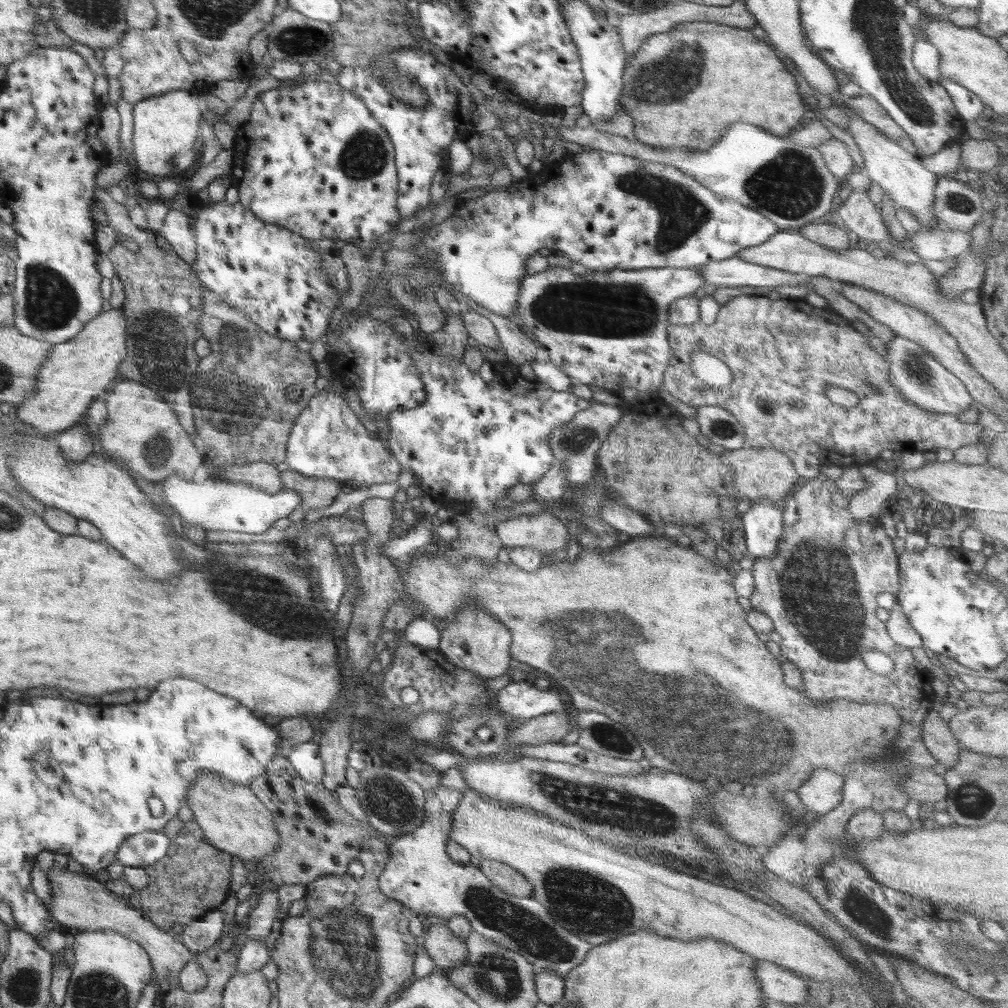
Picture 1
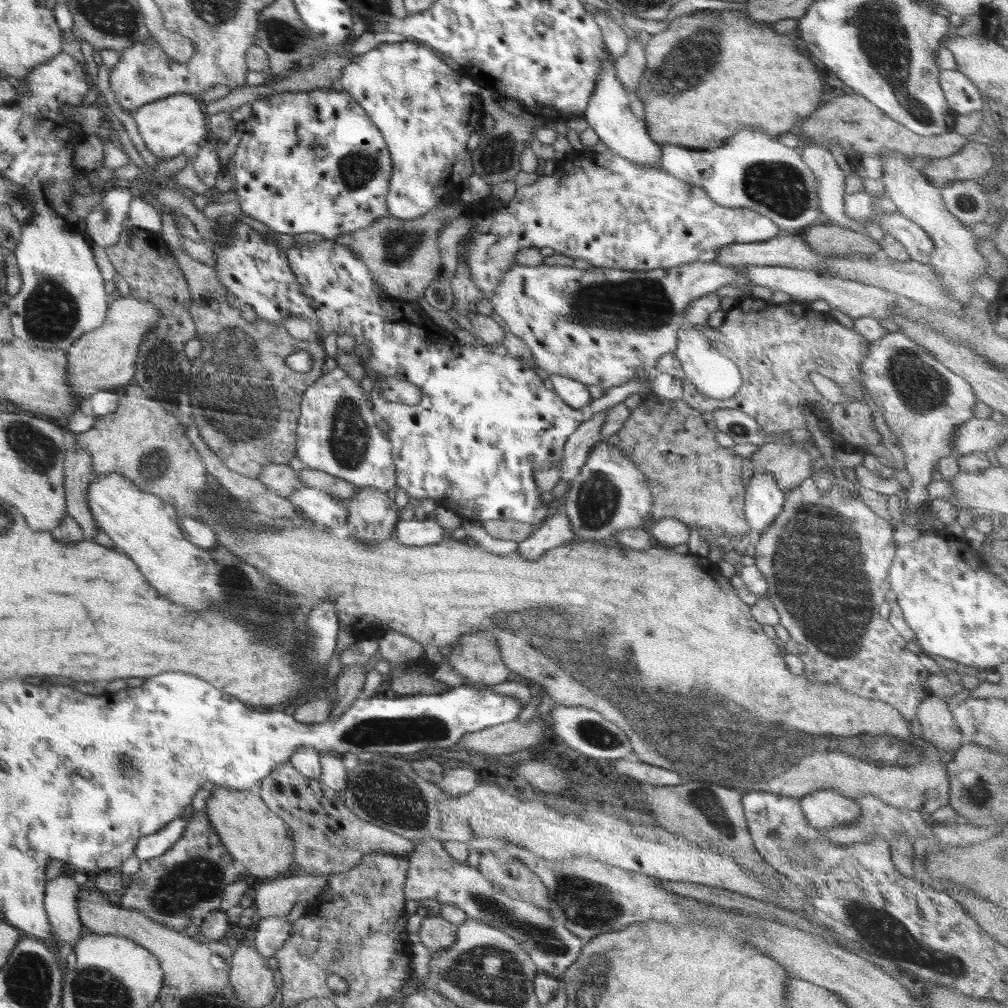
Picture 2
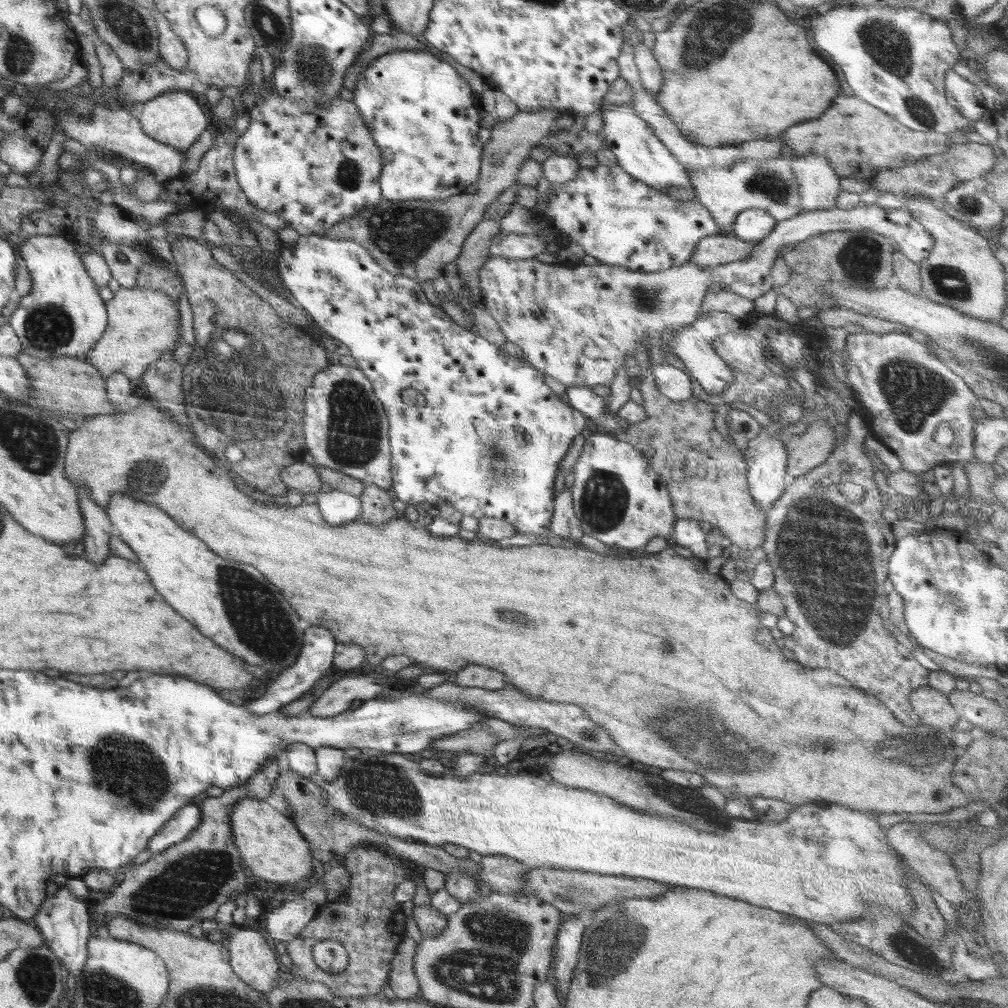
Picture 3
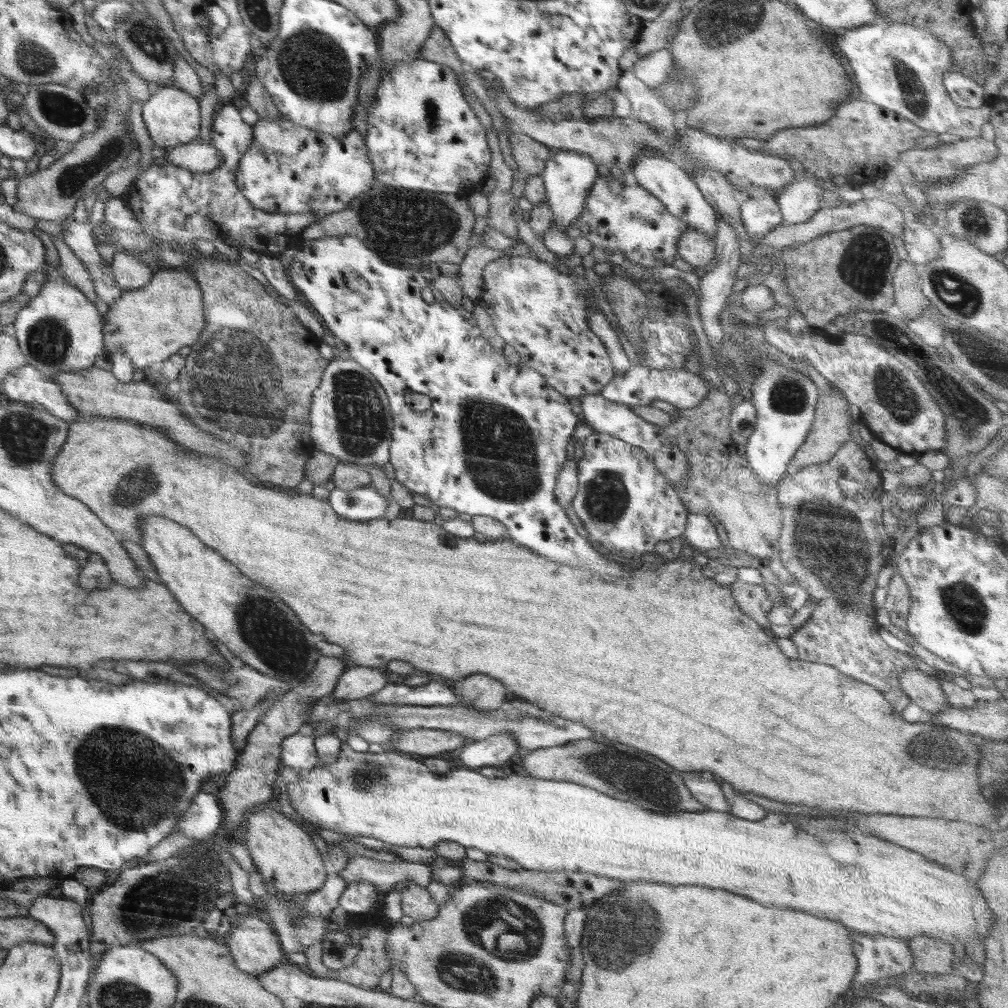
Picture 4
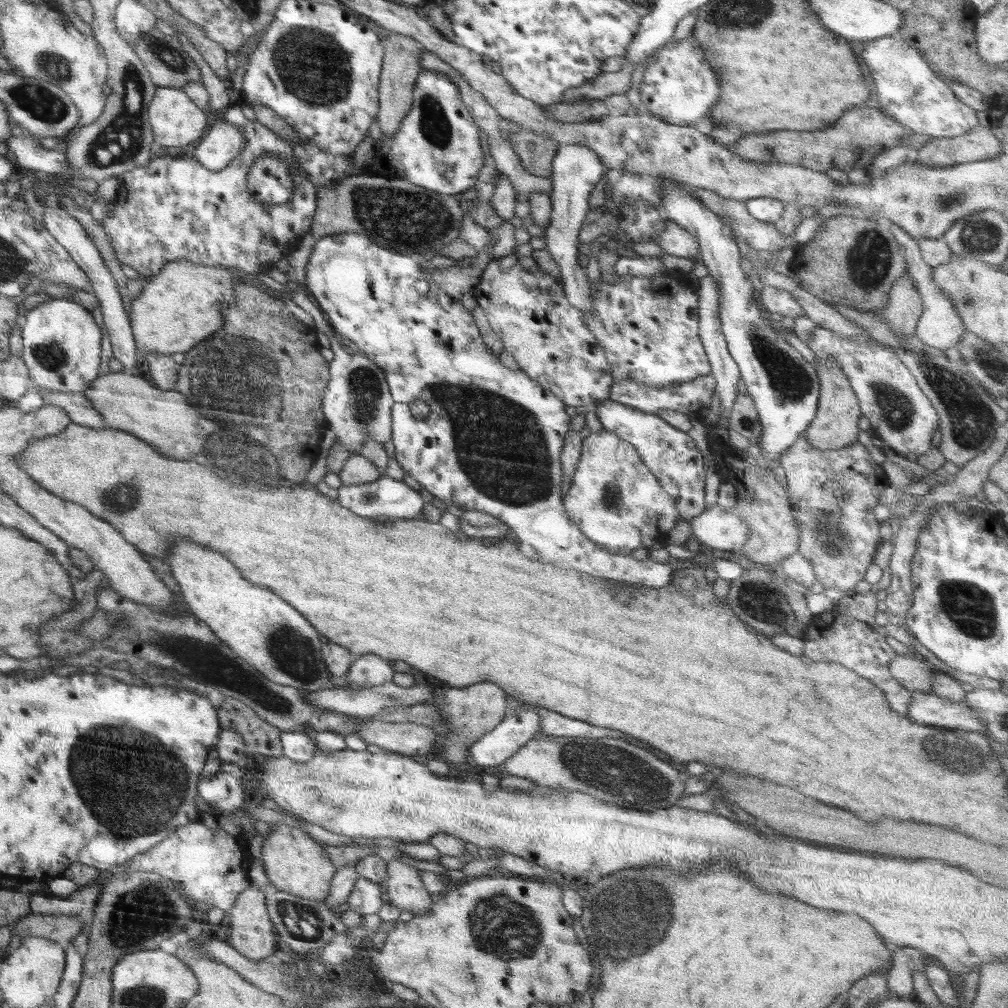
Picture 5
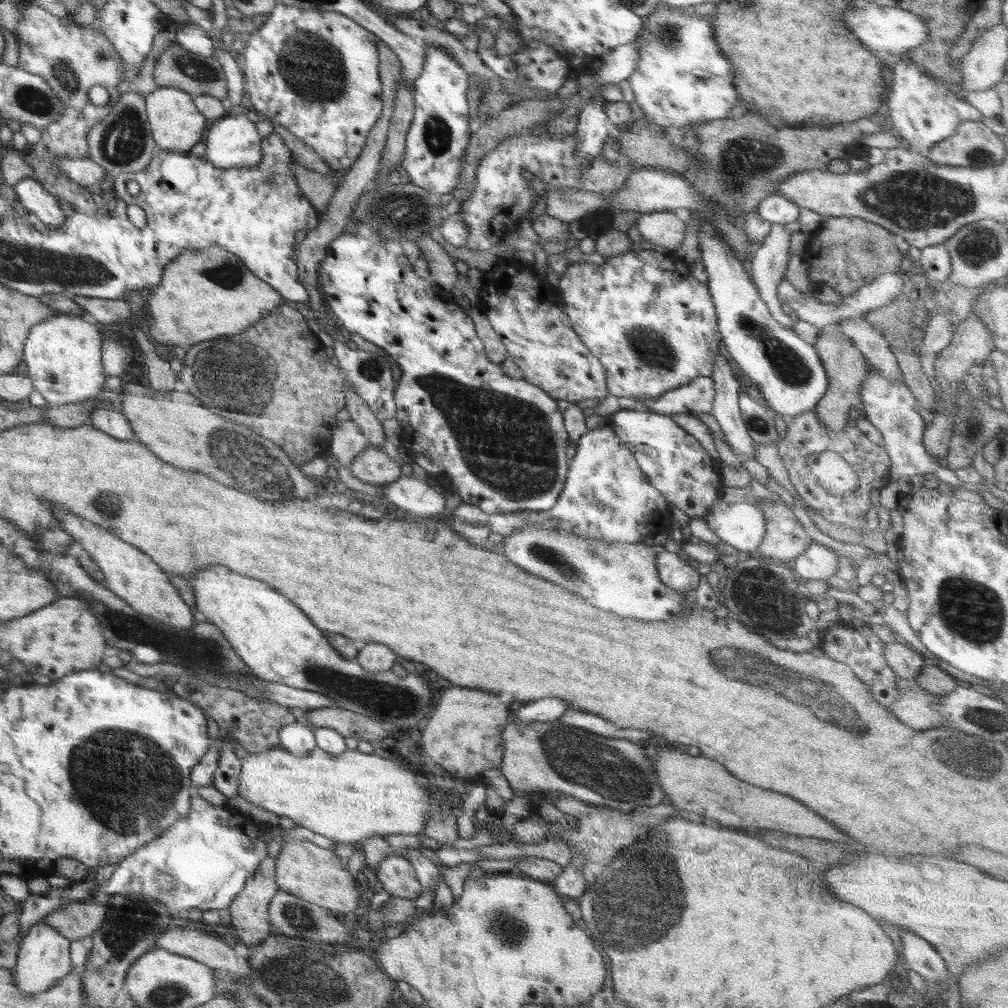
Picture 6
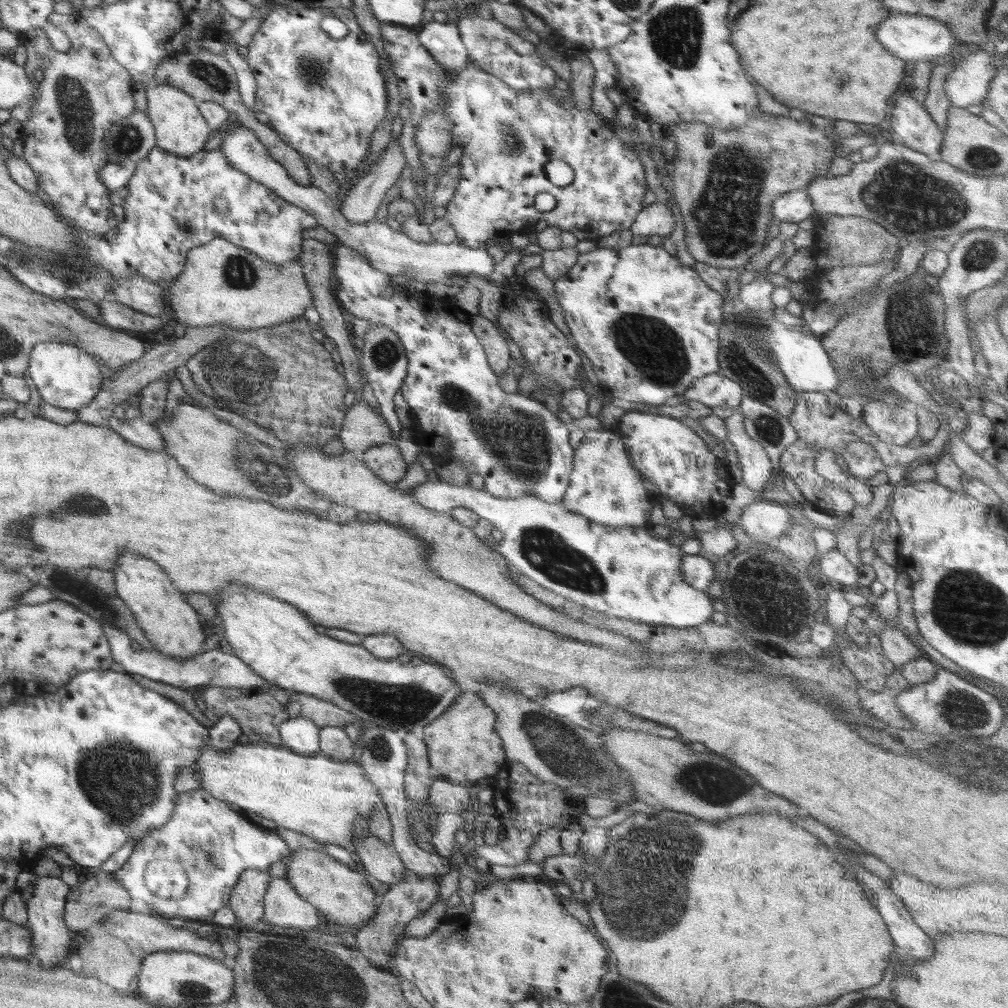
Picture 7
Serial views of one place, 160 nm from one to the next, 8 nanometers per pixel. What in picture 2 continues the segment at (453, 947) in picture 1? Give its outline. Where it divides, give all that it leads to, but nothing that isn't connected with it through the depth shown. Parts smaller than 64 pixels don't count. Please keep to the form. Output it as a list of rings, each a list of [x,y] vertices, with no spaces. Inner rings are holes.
[[[423,912],[422,924],[417,934],[419,934],[420,943],[432,953],[450,948],[456,942],[457,930],[458,927],[441,916]]]

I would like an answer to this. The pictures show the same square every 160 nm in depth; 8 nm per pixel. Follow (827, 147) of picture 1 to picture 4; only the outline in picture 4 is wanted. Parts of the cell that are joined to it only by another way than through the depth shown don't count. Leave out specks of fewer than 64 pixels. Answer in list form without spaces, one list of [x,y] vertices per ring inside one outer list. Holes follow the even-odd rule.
[[[808,171],[805,174],[795,173],[795,177],[776,195],[784,223],[806,222],[821,209],[819,197],[823,190],[820,183],[825,181]]]

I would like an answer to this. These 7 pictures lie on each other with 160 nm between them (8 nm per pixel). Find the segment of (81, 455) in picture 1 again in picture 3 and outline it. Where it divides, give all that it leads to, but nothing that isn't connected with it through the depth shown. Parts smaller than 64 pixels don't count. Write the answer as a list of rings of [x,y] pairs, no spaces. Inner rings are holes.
[[[80,485],[77,493],[86,525],[86,538],[83,539],[84,553],[88,556],[88,560],[92,560],[92,564],[102,564],[112,555],[110,549],[111,521],[107,512],[92,500],[88,487]]]

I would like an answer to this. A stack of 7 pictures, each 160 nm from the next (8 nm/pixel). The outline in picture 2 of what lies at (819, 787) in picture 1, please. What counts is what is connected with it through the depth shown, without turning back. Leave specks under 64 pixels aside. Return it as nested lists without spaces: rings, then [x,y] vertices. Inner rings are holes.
[[[819,790],[811,792],[803,796],[800,801],[800,806],[804,816],[807,818],[806,824],[812,825],[818,832],[822,832],[828,827],[851,823],[854,819],[859,819],[861,810],[860,807],[851,798],[845,797],[830,790]]]

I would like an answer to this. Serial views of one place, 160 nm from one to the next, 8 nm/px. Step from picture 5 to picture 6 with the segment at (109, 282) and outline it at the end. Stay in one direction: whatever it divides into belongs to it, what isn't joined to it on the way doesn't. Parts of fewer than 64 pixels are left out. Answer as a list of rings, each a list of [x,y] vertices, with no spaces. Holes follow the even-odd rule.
[[[24,178],[12,187],[18,194],[19,203],[28,211],[32,211],[49,228],[57,228],[67,219],[60,209],[58,198],[51,192],[47,192],[38,181]]]

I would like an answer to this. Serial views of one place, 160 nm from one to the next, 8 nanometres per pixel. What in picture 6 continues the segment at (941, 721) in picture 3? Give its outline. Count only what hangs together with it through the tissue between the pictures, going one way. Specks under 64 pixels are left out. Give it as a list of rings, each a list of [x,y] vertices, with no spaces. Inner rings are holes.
[[[898,639],[884,647],[884,656],[887,665],[899,678],[913,679],[928,662],[927,659],[910,646],[906,646]]]

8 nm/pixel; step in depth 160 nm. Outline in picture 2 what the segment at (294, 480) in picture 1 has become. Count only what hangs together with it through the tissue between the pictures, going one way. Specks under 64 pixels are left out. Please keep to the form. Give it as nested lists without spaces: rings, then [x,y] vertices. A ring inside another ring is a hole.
[[[306,467],[297,472],[297,477],[306,487],[320,489],[334,497],[351,499],[355,495],[354,488],[356,488],[356,485],[324,471]]]

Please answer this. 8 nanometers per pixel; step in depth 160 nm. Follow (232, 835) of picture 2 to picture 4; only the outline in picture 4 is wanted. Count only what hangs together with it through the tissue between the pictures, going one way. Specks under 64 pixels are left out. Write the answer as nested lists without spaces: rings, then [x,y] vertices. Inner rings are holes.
[[[254,807],[248,817],[244,844],[249,850],[256,870],[264,882],[274,886],[279,893],[318,892],[326,882],[328,870],[310,835],[304,831],[288,812],[277,812],[270,807]]]

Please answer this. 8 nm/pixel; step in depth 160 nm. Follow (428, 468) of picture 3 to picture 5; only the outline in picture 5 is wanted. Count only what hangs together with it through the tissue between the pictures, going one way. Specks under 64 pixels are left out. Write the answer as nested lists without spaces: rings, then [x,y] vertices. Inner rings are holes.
[[[353,232],[327,236],[314,241],[314,243],[314,248],[305,266],[303,289],[311,295],[311,299],[316,301],[325,312],[336,334],[340,337],[346,336],[348,340],[352,341],[355,354],[359,353],[368,357],[376,365],[380,366],[380,371],[385,373],[386,383],[394,400],[391,410],[391,440],[392,444],[394,444],[394,458],[402,466],[402,470],[404,470],[406,475],[412,476],[422,488],[426,488],[438,503],[444,501],[446,505],[452,503],[462,511],[475,509],[497,517],[511,528],[512,534],[510,538],[512,540],[516,543],[528,542],[543,558],[567,562],[571,568],[588,573],[591,576],[610,578],[610,580],[624,580],[624,582],[638,584],[638,586],[644,584],[652,588],[658,588],[666,586],[670,582],[671,574],[674,570],[668,565],[668,562],[655,562],[650,558],[637,560],[631,554],[622,555],[618,552],[609,552],[603,547],[598,546],[595,542],[592,542],[587,536],[584,536],[576,524],[569,519],[568,513],[564,510],[560,493],[563,475],[561,452],[571,423],[571,418],[566,413],[566,405],[562,403],[562,400],[556,398],[552,392],[542,388],[536,380],[531,380],[522,370],[514,372],[514,370],[502,366],[500,360],[498,360],[498,356],[490,352],[490,348],[485,345],[477,324],[473,319],[473,314],[462,305],[461,301],[452,299],[450,295],[443,290],[441,291],[438,287],[432,288],[430,294],[427,294],[426,297],[420,295],[414,286],[421,279],[422,269],[425,267],[424,263],[418,261],[414,256],[400,254],[389,248],[382,248],[380,245],[372,242],[367,236]],[[418,398],[424,400],[424,402],[428,402],[428,406],[432,408],[432,414],[429,413],[427,417],[420,420],[412,416],[410,412],[410,404],[414,400],[418,400]]]

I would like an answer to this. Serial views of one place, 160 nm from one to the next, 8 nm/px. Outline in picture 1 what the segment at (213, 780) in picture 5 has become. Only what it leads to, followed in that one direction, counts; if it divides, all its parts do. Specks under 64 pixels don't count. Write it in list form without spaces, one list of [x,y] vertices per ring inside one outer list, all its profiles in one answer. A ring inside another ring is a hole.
[[[144,831],[128,837],[119,851],[119,864],[124,867],[146,867],[152,863],[162,863],[171,840],[163,831]]]

